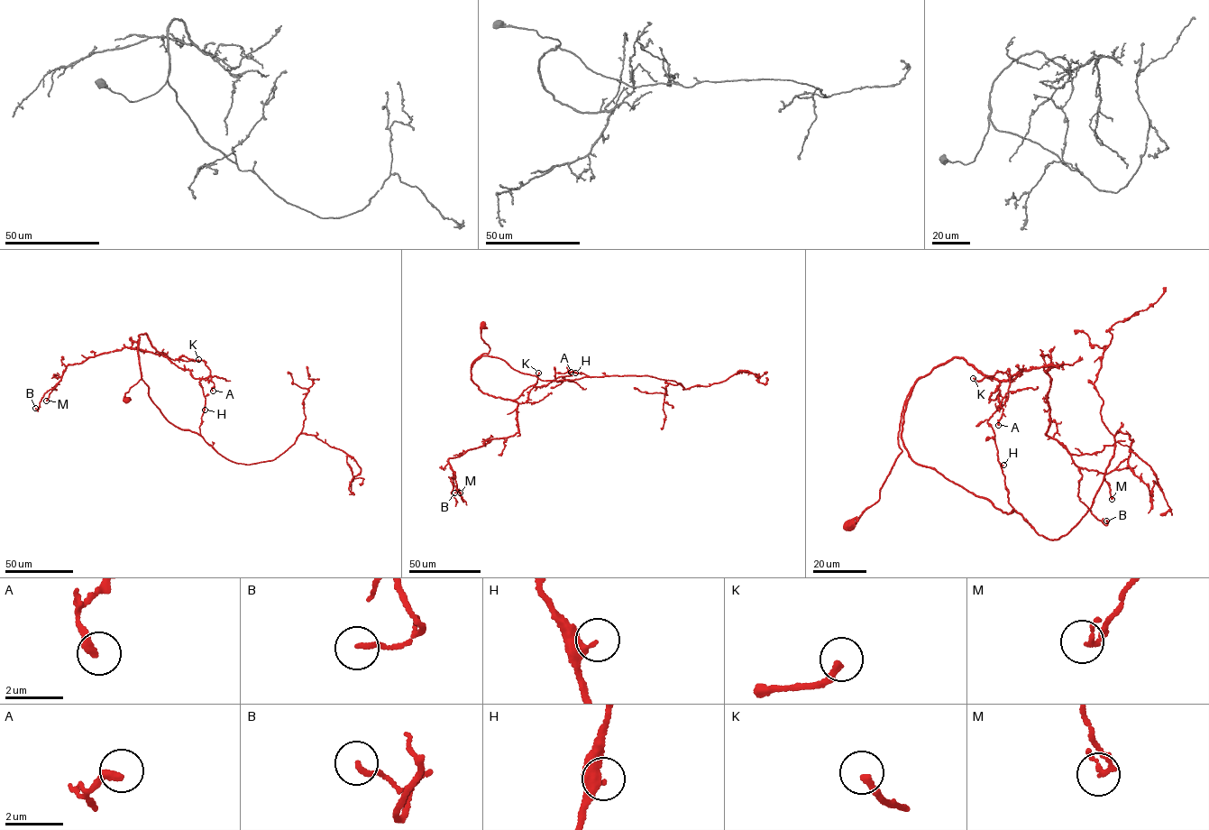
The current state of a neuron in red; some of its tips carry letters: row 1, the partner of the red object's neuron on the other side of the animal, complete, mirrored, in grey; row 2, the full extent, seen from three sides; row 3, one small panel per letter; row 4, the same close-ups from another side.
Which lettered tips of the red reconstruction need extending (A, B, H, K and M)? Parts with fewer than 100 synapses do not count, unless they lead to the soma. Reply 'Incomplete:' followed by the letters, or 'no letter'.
Incomplete: no letter

